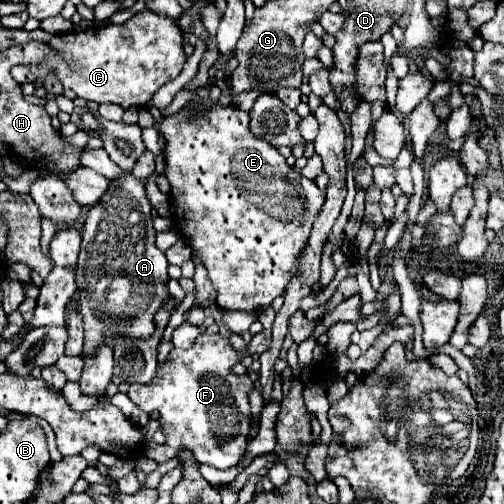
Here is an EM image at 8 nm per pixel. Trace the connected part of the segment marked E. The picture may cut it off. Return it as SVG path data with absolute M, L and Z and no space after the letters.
M209 103L201 113L179 111L159 123L165 135L165 177L171 183L171 197L175 203L175 227L185 235L193 249L193 259L209 273L213 289L217 291L217 307L225 311L255 313L283 295L289 281L299 269L299 253L307 245L311 225L323 207L323 193L315 181L301 177L295 167L287 165L285 157L275 147L257 139L249 131L249 115L237 107L219 107Z

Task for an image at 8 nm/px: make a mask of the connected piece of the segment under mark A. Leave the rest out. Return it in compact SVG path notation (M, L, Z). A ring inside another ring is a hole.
M133 175L111 181L107 193L87 213L79 263L75 269L85 325L81 359L91 359L99 345L115 347L115 341L123 341L123 337L151 337L151 333L155 333L153 317L167 305L169 297L167 267L169 261L165 253L155 245L145 181L139 181Z

